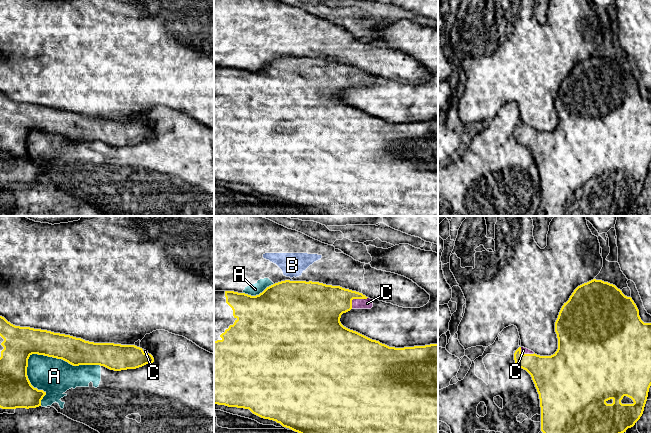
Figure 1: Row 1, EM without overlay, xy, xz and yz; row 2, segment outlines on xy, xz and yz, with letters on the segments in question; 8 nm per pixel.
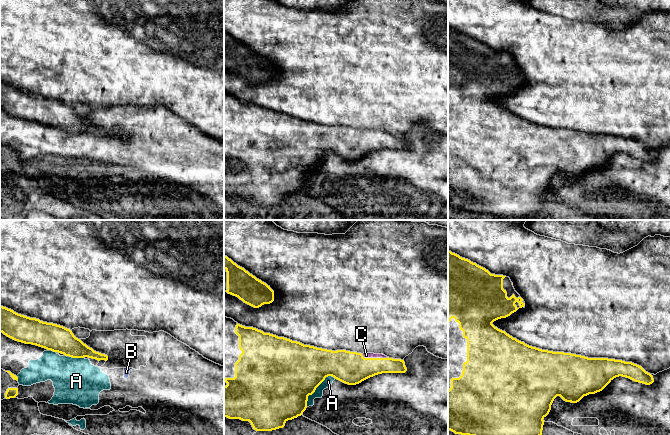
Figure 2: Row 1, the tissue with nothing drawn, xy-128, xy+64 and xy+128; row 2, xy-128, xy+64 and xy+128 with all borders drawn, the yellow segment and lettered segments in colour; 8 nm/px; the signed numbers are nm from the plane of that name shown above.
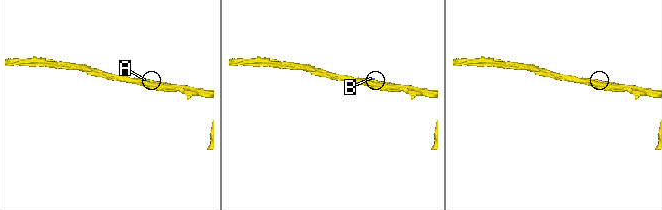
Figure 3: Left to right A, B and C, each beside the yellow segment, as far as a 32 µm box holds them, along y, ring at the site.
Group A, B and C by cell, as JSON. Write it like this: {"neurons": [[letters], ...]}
{"neurons": [["A", "B"], ["C"]]}

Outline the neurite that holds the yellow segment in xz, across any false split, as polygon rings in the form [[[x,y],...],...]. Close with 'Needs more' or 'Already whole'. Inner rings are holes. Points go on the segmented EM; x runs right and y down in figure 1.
[[[281,281],[267,287],[262,293],[256,296],[234,291],[214,291],[214,404],[249,409],[253,414],[261,418],[276,421],[283,427],[298,433],[438,433],[438,344],[404,348],[389,347],[379,341],[372,340],[356,331],[350,330],[341,324],[340,318],[343,313],[351,309],[371,309],[373,302],[373,299],[366,297],[362,293],[340,286],[326,285],[312,281]]]. Needs more

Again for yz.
[[[593,279],[578,286],[569,300],[562,306],[555,322],[558,349],[551,356],[540,356],[533,351],[519,347],[514,353],[515,363],[532,377],[540,399],[541,431],[543,433],[624,433],[640,419],[651,386],[651,323],[644,323],[631,297],[625,296],[615,285]]]. Needs more

